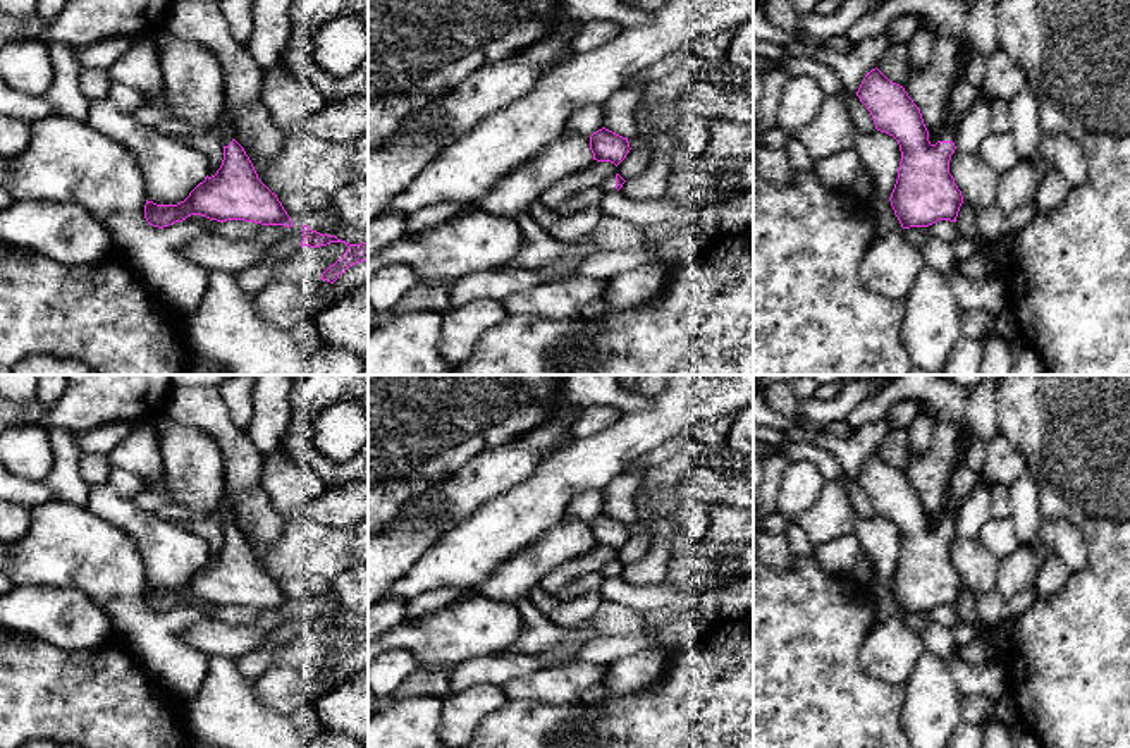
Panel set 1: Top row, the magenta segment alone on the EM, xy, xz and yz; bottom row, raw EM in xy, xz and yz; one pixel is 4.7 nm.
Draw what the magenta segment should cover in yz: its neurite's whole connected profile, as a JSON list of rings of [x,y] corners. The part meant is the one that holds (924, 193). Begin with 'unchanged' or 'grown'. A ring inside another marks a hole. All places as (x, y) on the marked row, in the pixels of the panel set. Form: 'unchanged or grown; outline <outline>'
grown; outline [[[877,67],[867,72],[857,96],[870,112],[875,129],[900,144],[901,162],[889,201],[901,227],[956,222],[963,203],[949,174],[956,131],[943,127],[939,141],[932,144],[920,108],[903,86],[889,81]]]

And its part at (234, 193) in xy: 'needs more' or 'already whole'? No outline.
needs more

